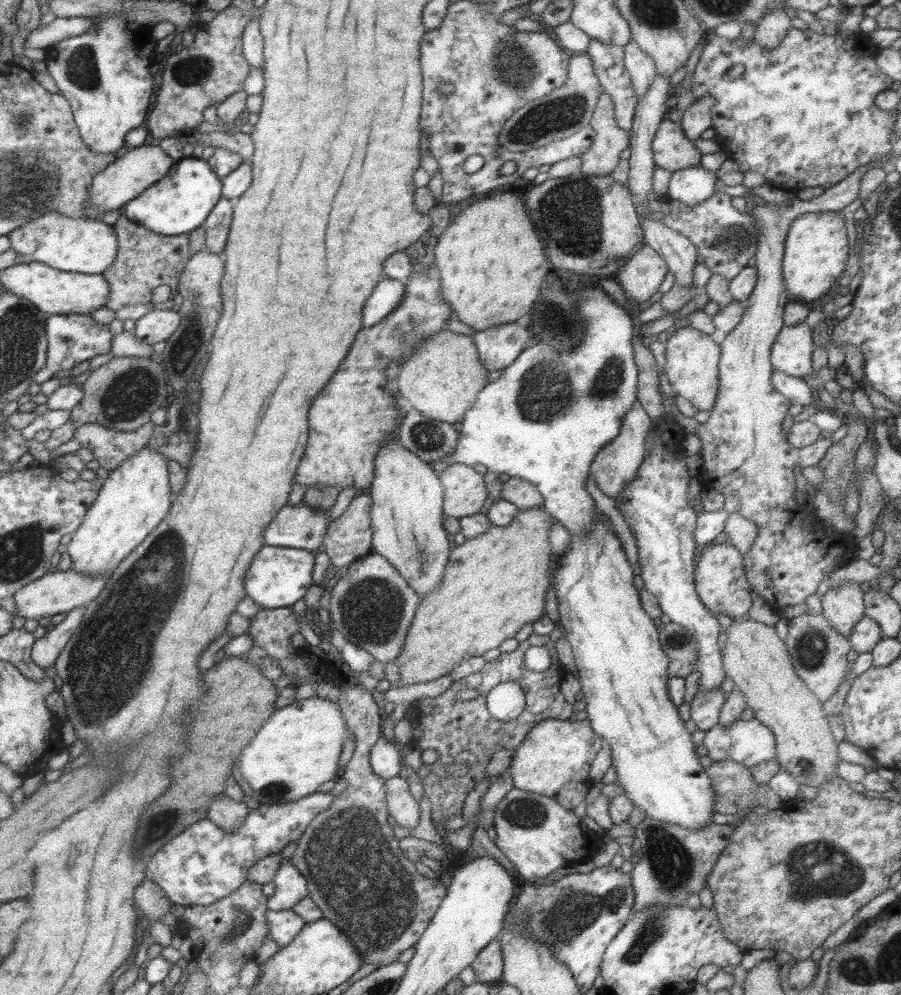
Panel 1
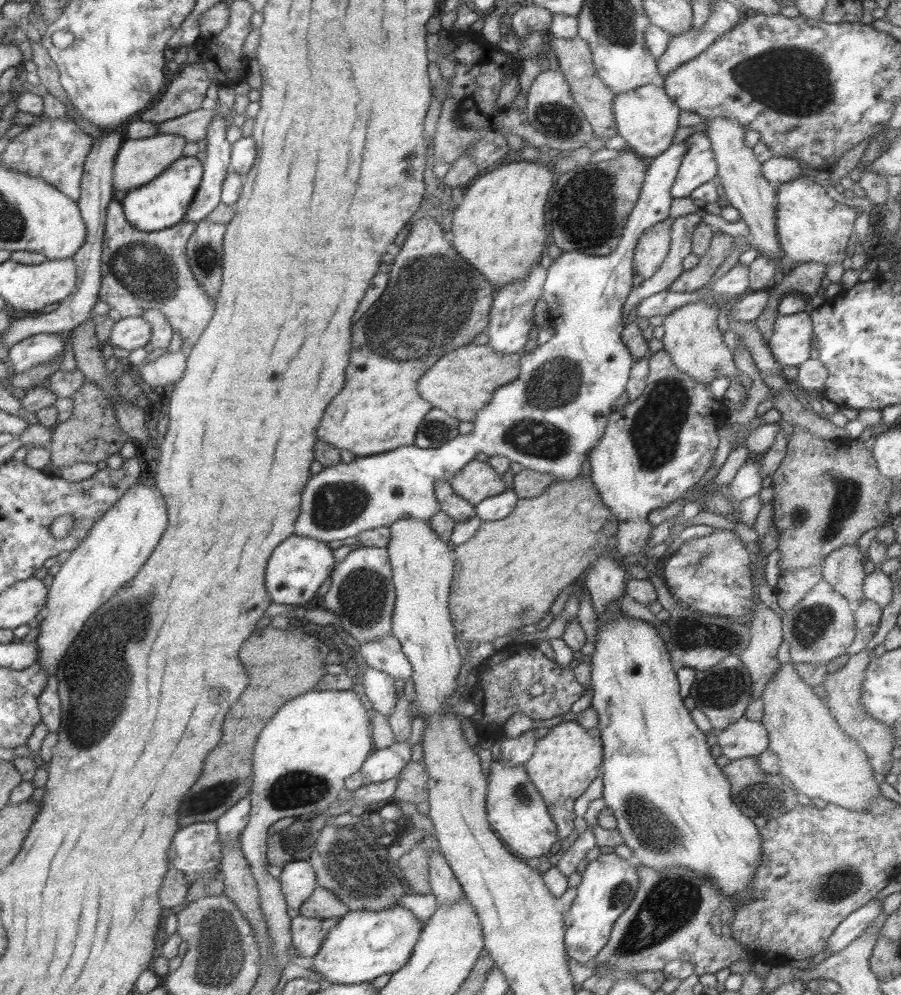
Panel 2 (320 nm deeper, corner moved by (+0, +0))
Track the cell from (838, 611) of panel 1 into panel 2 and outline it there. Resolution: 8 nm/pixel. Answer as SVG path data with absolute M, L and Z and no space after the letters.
M841 546L831 551L821 565L822 579L828 582L845 600L855 605L861 599L865 578L861 565L863 555L859 546Z

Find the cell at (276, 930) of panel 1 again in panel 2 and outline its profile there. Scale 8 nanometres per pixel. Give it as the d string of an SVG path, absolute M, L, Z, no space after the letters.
M297 916L290 920L292 948L297 952L298 958L315 957L323 939L329 930L337 925L339 918L304 918Z

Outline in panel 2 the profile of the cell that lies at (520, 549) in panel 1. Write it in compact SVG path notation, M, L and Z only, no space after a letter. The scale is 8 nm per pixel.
M583 476L555 479L536 497L518 498L505 518L482 521L469 540L451 548L453 580L449 587L448 611L457 640L474 647L480 642L492 642L510 630L536 624L549 613L557 594L581 579L596 554L605 552L607 541L615 538L615 533L617 517L604 505L592 480Z

